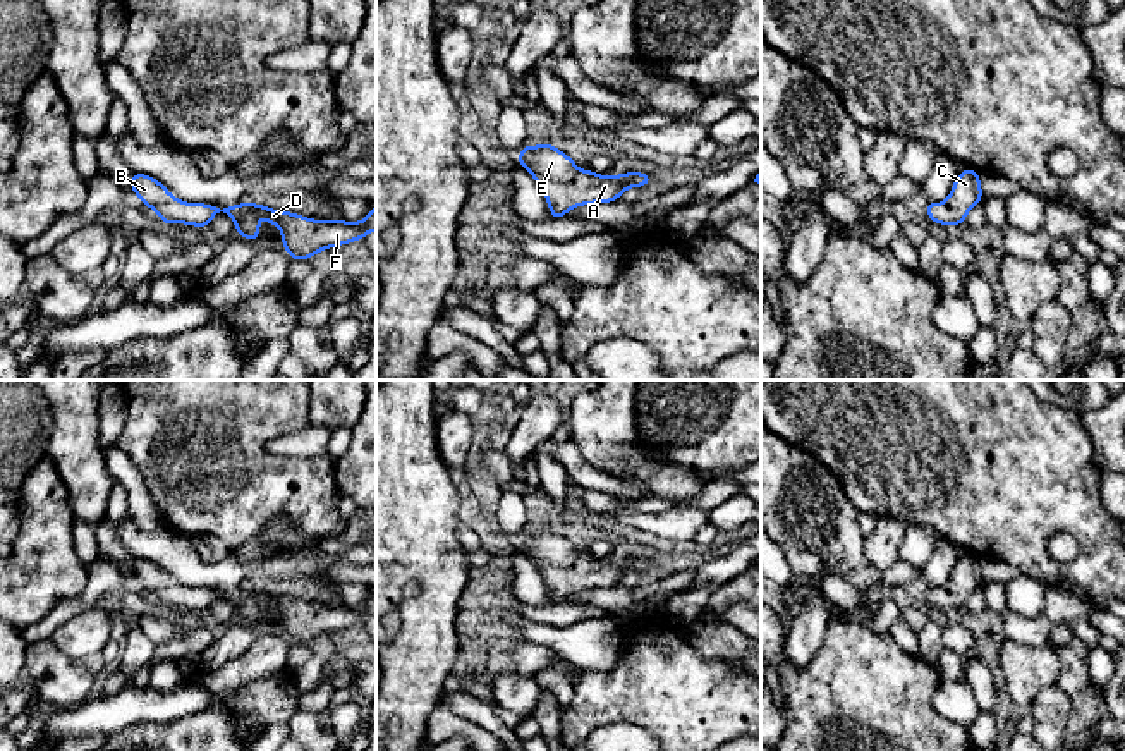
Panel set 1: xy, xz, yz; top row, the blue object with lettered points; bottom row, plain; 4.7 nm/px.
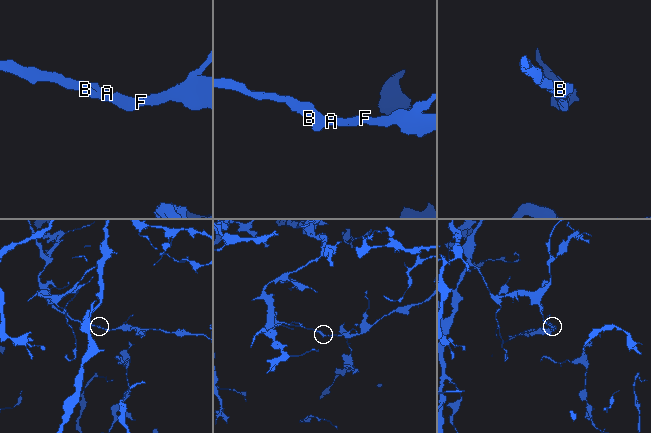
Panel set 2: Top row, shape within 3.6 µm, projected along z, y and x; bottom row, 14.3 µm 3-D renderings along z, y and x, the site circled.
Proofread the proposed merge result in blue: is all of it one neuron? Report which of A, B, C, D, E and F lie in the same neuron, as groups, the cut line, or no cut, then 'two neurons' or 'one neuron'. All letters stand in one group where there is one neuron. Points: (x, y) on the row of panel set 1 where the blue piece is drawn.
A B C D E F; no cut; one neuron

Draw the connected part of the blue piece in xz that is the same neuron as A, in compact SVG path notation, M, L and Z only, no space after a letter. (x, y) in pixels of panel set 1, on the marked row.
M551 143L539 146L524 144L517 165L529 170L539 184L550 206L550 218L562 218L572 208L613 203L630 187L644 187L654 177L644 172L623 172L618 175L599 175L581 170L577 163Z

